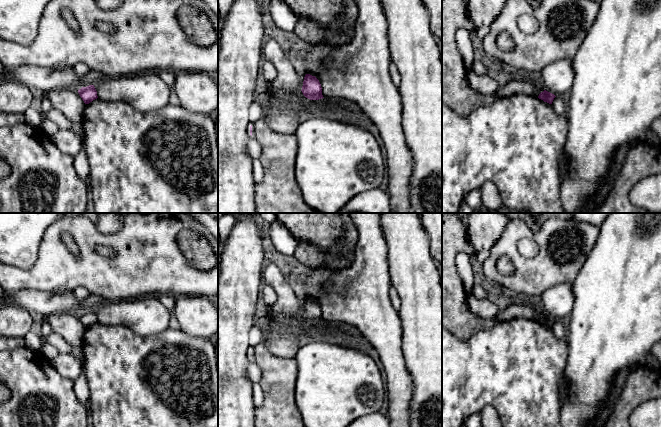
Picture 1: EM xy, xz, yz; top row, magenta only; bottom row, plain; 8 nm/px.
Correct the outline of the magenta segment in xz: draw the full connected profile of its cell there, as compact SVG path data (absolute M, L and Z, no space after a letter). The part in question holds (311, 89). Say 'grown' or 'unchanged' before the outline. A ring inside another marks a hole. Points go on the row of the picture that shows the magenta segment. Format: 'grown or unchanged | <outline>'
unchanged | M310 74L305 75L301 91L303 95L310 100L319 100L324 98L319 80Z

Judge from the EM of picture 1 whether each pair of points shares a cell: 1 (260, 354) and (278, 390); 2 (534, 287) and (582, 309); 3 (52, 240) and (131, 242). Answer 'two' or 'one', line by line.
1: one
2: two
3: one

